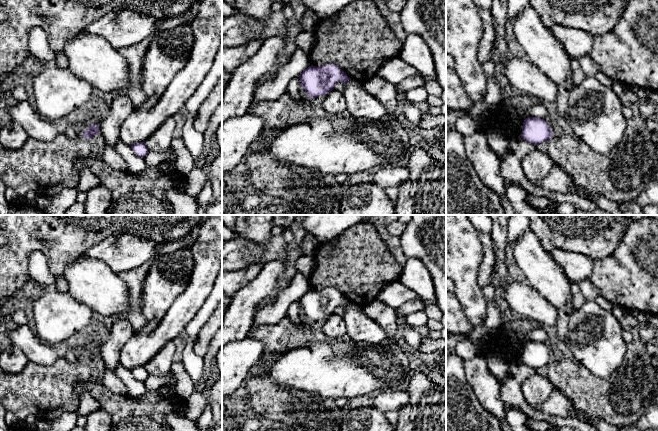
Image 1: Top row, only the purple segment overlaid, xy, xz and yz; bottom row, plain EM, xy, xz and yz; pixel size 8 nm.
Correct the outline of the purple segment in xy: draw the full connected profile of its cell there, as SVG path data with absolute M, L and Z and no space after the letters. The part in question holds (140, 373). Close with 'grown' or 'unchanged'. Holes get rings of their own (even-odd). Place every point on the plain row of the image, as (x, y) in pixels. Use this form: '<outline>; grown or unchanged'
M144 366L136 367L131 370L132 375L139 381L144 382L148 376Z; unchanged

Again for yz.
M526 342L522 350L522 362L535 370L549 365L554 357L550 354L548 347L541 342Z; unchanged

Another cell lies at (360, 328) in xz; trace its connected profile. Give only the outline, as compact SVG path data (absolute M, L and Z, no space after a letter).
M350 303L345 307L343 320L350 340L357 343L380 343L387 338L379 324L369 318L363 307Z

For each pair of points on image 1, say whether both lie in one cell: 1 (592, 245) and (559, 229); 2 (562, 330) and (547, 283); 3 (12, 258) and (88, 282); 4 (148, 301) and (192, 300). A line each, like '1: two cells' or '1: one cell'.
1: one cell
2: two cells
3: two cells
4: two cells

